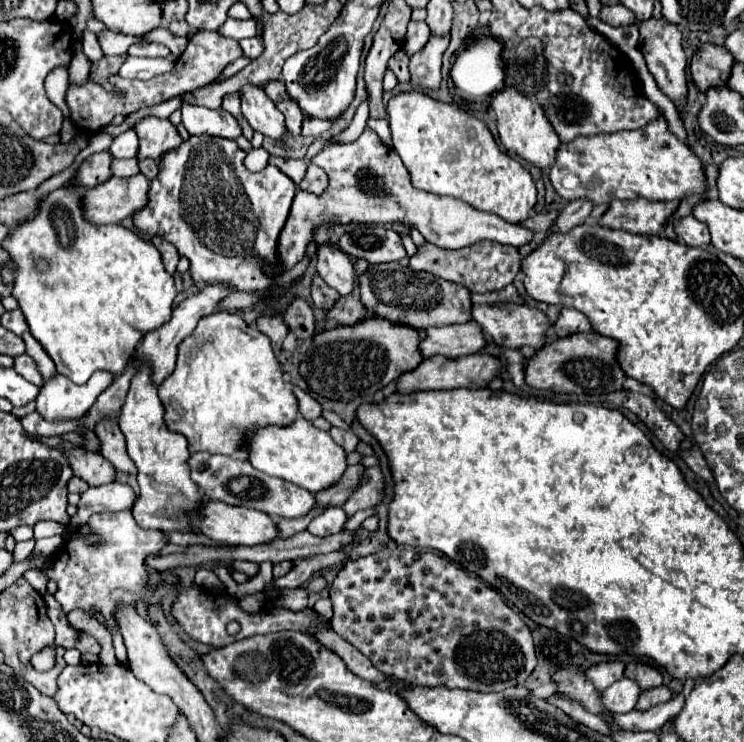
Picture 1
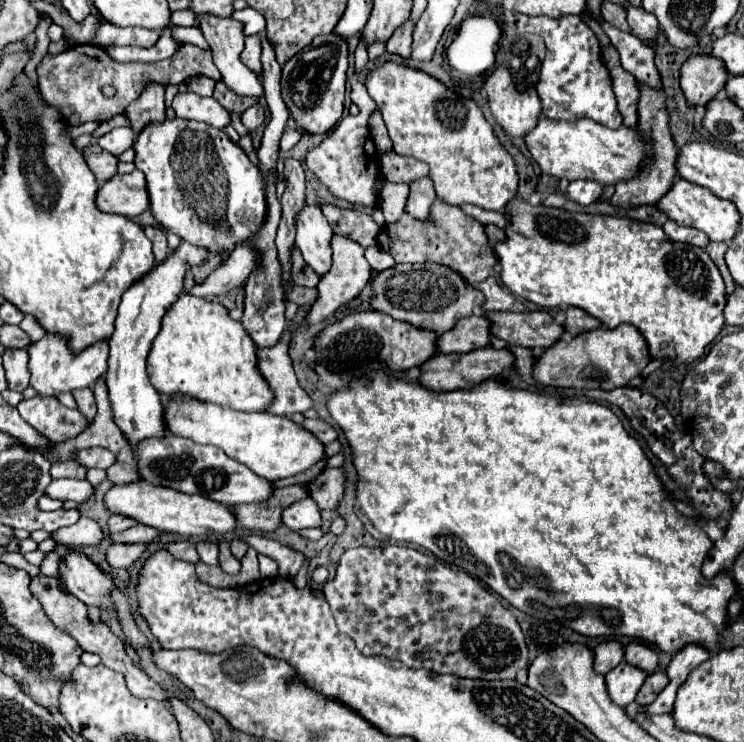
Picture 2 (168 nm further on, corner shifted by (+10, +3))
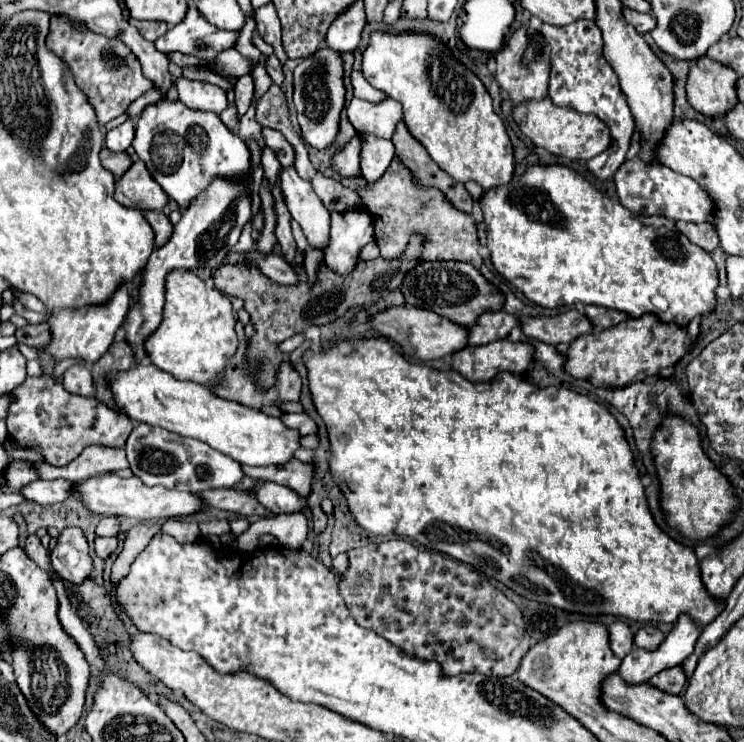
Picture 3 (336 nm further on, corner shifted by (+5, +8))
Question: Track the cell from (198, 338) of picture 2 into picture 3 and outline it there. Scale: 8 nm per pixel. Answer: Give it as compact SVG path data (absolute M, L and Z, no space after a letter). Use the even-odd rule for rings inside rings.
M169 272L165 278L163 320L145 340L145 354L149 360L175 378L205 386L219 380L221 370L231 360L235 350L235 314L229 298L223 292L217 292L211 282L201 280L193 272Z

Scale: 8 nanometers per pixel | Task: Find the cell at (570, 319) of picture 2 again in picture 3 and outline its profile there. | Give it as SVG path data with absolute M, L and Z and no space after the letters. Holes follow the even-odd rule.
M585 306L585 314L593 322L595 330L605 330L605 328L615 326L615 324L619 324L619 322L623 322L623 320L629 318L625 312L603 308L603 306Z

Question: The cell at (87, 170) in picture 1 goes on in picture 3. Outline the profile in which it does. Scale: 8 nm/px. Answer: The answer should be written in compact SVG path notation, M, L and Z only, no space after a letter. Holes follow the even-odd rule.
M107 148L101 150L101 164L113 172L115 176L123 176L127 172L127 168L131 166L131 158L125 152L109 152Z

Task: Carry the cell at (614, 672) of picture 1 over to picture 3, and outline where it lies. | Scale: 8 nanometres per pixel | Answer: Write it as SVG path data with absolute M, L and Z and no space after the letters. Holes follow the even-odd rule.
M615 620L611 626L609 626L609 642L611 642L611 650L617 658L625 658L631 648L633 648L633 632L631 632L631 626L623 620Z

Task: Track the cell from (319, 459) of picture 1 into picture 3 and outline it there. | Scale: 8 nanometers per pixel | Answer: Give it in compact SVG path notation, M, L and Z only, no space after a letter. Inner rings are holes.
M137 364L129 370L109 372L107 386L119 410L131 420L139 420L151 426L165 428L179 436L197 438L217 452L247 466L271 466L285 464L299 448L299 432L285 428L279 418L271 418L257 408L213 396L213 392L201 384L173 378L169 372L155 368L153 364Z

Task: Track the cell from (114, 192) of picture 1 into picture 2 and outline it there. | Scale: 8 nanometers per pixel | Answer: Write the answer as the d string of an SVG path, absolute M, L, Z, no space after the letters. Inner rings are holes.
M134 169L128 175L114 175L96 195L96 205L102 213L136 217L148 209L148 191L144 173Z

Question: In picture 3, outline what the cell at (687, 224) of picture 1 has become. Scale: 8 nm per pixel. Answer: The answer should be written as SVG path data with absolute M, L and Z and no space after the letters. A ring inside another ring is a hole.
M677 222L677 230L685 234L693 244L701 246L705 252L713 252L719 246L719 236L713 232L713 226L709 222L705 224L689 224L689 222Z

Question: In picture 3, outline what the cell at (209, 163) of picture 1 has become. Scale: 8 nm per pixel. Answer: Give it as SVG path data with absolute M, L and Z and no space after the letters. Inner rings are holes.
M163 98L155 104L149 104L137 120L133 148L139 154L139 158L147 164L153 178L169 194L169 198L179 204L179 210L185 210L185 204L189 204L189 200L193 200L193 196L197 196L197 192L201 192L201 188L209 184L207 182L209 176L241 176L249 180L249 148L245 148L245 142L239 136L235 136L219 120L215 112L201 112L187 108L181 100L171 102Z

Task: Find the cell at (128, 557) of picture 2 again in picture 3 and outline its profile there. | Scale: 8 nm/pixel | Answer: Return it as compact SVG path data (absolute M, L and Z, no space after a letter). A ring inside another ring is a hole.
M95 538L95 554L107 558L117 548L117 538Z

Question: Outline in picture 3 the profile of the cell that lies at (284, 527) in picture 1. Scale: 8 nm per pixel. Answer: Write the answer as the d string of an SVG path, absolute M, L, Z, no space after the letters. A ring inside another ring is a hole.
M167 520L163 524L163 532L171 534L181 544L195 542L201 536L199 528L197 528L197 522L193 522L193 520Z

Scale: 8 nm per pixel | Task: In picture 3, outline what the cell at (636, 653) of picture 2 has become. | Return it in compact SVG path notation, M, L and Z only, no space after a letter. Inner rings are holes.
M645 624L645 626L639 628L637 634L635 634L635 646L645 648L645 650L651 650L651 648L657 648L657 644L661 644L663 638L665 638L665 634L663 634L657 626Z

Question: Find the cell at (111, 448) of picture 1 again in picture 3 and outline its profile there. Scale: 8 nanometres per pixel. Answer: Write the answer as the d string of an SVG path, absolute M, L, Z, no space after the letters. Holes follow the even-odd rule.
M85 364L71 366L63 372L63 388L73 394L81 396L93 396L93 376L91 370L85 368Z

